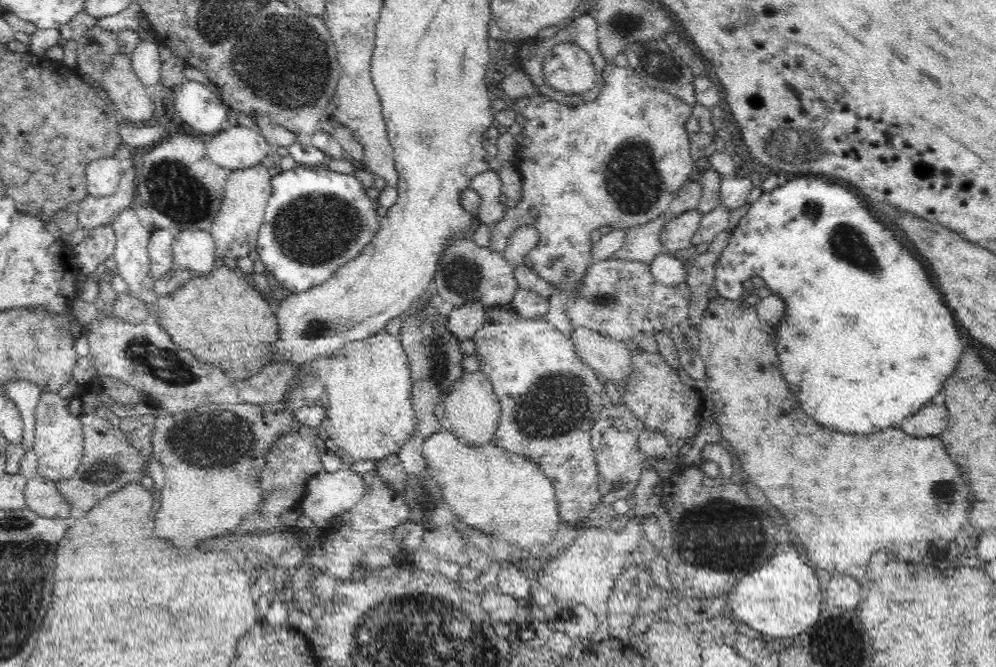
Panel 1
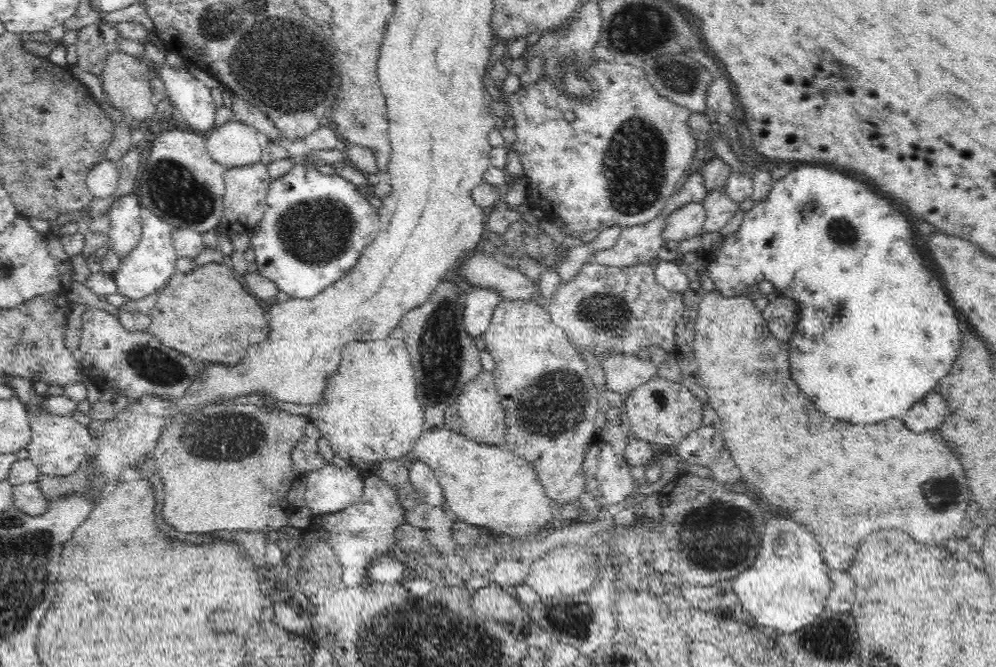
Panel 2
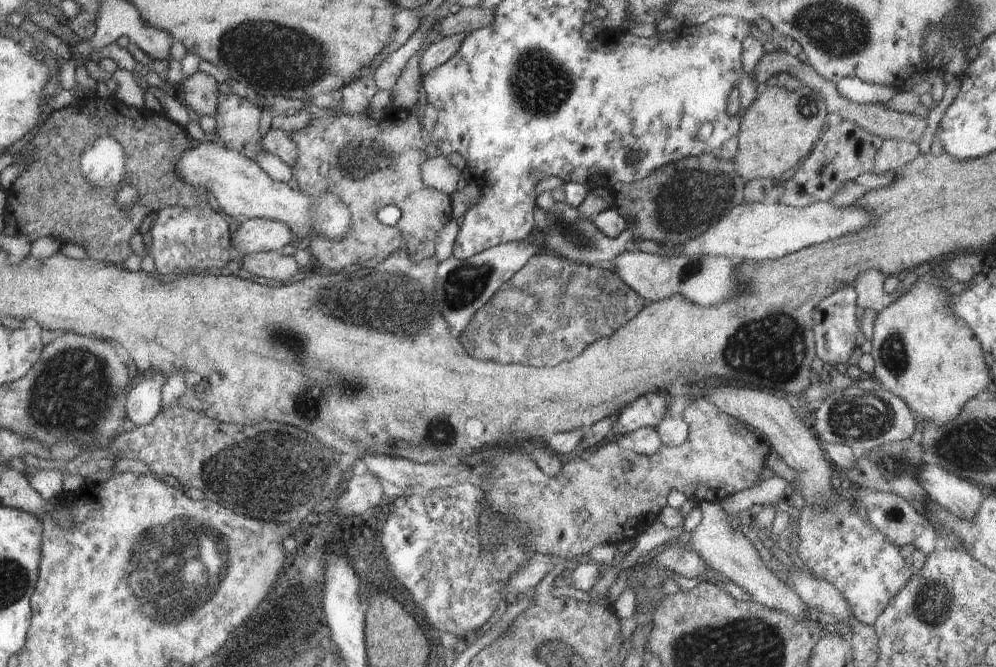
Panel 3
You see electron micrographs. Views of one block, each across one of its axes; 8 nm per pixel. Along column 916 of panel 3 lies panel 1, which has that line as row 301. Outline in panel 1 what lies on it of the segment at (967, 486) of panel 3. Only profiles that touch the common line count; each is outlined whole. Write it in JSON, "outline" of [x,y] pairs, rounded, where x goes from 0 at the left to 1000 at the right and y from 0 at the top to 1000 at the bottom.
{"outline":[[[482,451],[454,463],[449,477],[449,493],[462,510],[474,508],[485,492],[487,463]]]}

